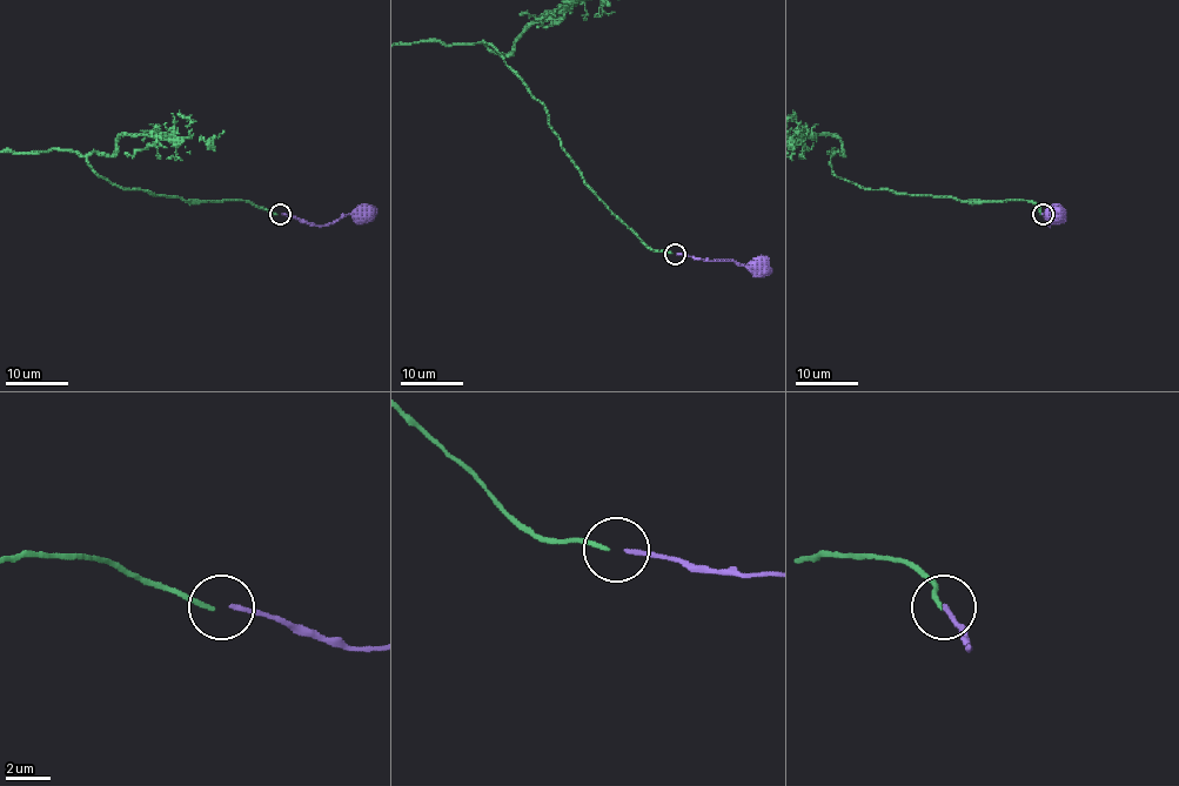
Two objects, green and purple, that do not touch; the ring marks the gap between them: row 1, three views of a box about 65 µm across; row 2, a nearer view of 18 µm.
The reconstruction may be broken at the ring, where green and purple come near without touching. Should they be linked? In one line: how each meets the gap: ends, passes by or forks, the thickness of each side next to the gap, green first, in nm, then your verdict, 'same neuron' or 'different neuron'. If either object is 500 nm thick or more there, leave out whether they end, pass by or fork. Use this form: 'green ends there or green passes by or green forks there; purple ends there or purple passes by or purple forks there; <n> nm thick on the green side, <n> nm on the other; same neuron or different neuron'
green ends there; purple ends there; 200 nm thick on the green side, 200 nm on the other; different neuron

